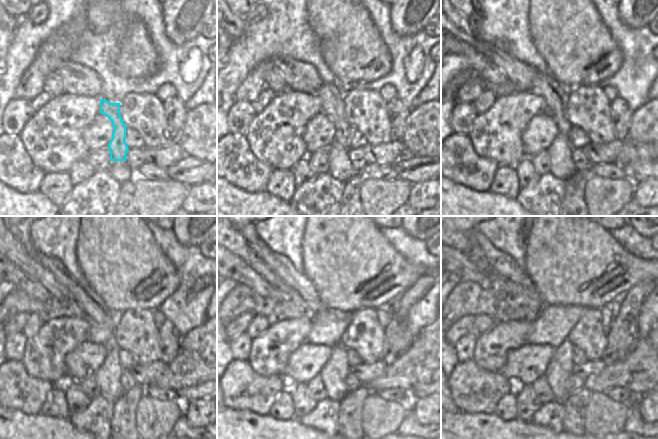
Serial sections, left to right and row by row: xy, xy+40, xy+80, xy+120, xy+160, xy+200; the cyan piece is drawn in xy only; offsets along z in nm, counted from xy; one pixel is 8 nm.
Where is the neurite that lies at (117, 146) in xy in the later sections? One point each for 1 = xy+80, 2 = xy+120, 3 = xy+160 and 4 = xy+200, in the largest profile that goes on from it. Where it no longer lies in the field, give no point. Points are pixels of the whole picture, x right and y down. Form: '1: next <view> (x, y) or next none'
1: next xy+80 (555, 95)
2: next xy+120 (94, 308)
3: next xy+160 (282, 266)
4: next xy+200 (501, 263)

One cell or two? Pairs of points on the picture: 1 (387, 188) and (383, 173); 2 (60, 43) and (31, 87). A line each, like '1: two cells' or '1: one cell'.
1: two cells
2: one cell

